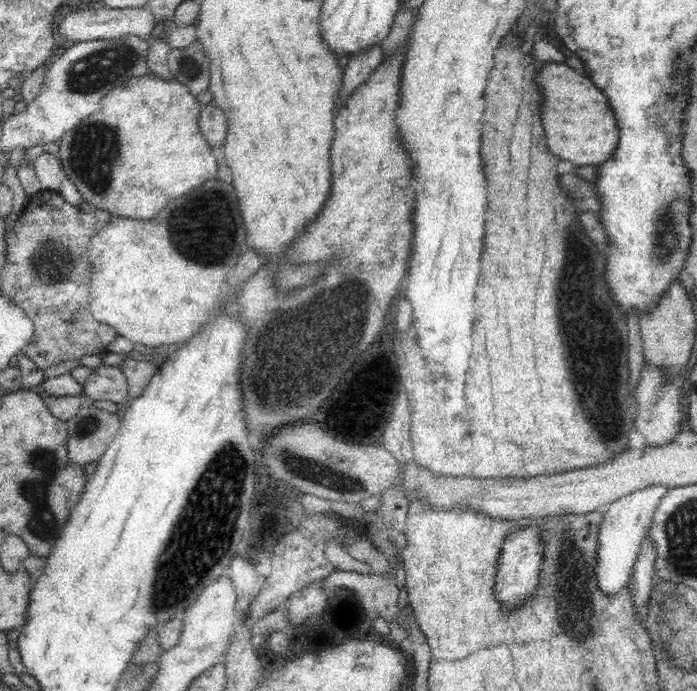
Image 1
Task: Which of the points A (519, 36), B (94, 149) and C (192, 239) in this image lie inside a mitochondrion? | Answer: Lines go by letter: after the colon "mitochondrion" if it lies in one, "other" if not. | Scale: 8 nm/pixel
A: other
B: mitochondrion
C: mitochondrion

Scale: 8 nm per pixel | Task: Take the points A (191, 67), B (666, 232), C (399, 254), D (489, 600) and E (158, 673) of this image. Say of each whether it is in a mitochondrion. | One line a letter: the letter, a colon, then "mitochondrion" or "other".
A: mitochondrion
B: mitochondrion
C: other
D: other
E: other

